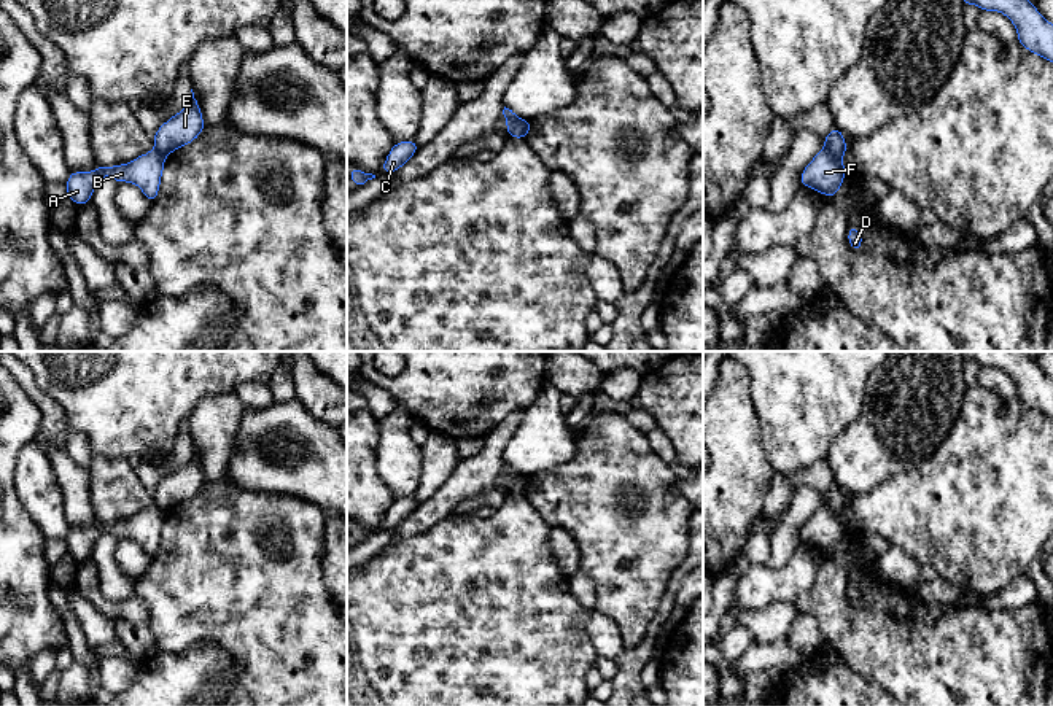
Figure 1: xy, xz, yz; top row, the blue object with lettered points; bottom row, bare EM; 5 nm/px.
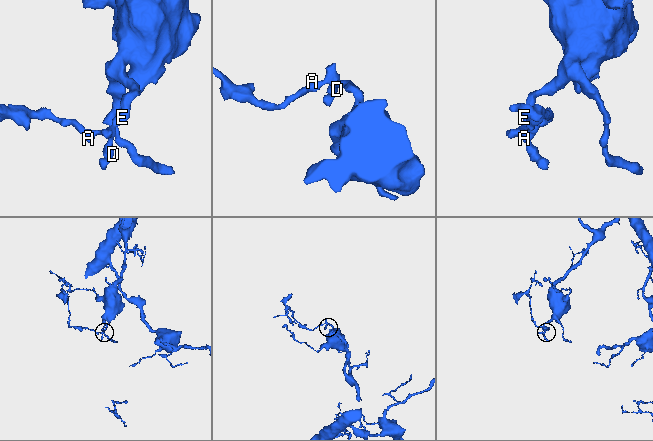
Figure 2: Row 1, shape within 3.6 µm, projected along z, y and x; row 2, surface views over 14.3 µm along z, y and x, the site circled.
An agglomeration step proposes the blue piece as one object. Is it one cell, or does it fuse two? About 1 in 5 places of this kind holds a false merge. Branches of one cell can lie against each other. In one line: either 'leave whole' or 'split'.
split

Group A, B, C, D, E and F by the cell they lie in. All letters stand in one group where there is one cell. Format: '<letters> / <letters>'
A B C D F / E

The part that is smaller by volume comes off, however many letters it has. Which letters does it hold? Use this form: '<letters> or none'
A, B, C, D, F

